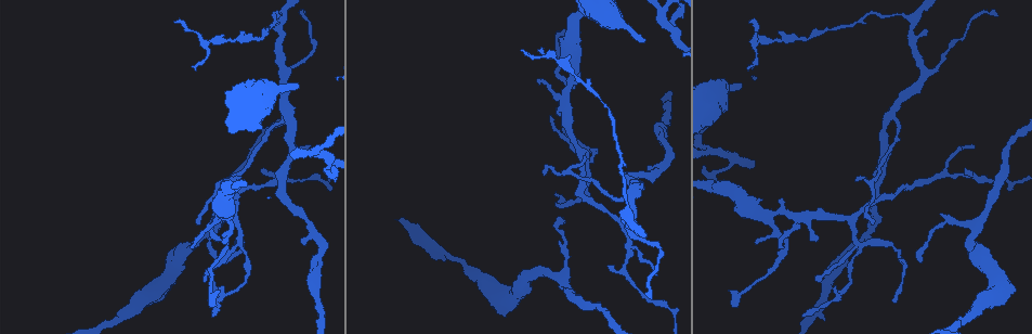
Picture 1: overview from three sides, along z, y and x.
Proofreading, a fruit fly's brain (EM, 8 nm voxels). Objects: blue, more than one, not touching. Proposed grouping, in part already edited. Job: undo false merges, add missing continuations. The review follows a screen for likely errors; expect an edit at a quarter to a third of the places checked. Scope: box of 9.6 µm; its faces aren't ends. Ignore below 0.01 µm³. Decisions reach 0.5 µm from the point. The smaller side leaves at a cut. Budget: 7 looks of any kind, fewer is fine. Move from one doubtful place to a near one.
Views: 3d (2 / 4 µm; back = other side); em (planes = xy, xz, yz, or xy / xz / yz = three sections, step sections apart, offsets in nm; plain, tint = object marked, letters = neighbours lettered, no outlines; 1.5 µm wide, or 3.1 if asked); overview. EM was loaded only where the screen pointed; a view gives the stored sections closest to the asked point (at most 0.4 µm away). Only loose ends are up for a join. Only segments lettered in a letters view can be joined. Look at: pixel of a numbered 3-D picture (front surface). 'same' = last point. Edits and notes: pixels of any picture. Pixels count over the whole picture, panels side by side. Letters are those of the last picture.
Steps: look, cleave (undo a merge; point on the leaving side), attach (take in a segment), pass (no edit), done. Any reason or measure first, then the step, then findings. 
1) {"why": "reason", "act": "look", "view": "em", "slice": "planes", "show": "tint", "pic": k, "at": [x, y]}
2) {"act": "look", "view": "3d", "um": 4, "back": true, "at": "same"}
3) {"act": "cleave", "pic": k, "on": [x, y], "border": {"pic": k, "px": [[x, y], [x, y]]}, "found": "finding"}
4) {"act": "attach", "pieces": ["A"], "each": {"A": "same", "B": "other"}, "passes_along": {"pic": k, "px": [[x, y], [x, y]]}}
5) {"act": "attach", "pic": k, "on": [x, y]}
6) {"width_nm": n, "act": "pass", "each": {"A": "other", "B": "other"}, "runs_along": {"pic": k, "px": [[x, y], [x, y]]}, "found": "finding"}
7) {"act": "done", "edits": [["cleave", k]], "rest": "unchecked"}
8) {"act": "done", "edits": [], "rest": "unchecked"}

{"why": "an open end", "act": "look", "view": "em", "slice": "planes", "show": "letters", "pic": 1, "at": [996, 16]}

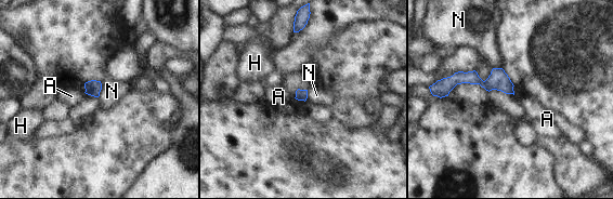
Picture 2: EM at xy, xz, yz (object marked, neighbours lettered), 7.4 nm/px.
{"width_nm": 80, "longest_contact_nm": ["N", 110], "act": "pass", "each": {"A": "other", "H": "other", "N": "other"}, "found": "none of them fits"}

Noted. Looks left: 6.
{"why": "abrupt turn", "act": "look", "view": "em", "slice": "xz", "step": 8, "show": "plain", "pic": 1, "at": [859, 244]}

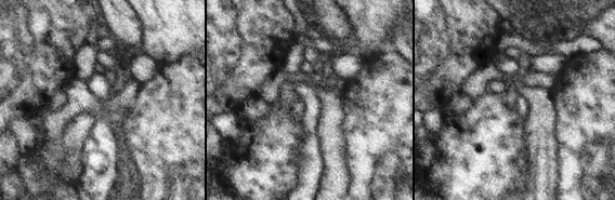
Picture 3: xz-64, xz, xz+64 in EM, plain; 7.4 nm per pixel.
{"act": "look", "view": "em", "slice": "xz", "step": 8, "show": "letters", "at": "same"}

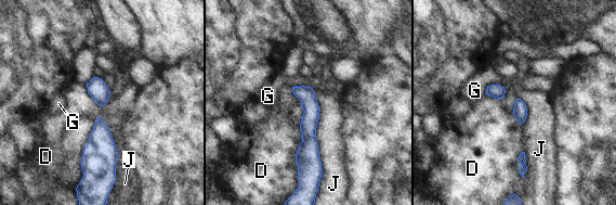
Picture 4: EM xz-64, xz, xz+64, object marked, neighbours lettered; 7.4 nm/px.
{"act": "pass", "each": {"D": "other", "G": "other", "J": "other"}, "runs_along": {"pic": 4, "px": [[296, 89], [309, 102], [303, 167]]}, "found": "all the same neuron"}

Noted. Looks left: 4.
{"why": "an open end", "act": "look", "view": "em", "slice": "planes", "show": "plain", "pic": 1, "at": [738, 83]}

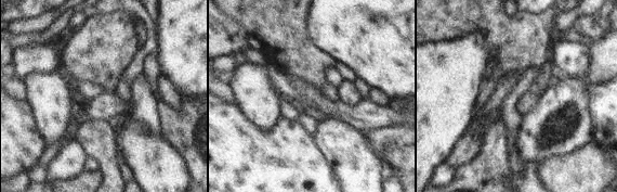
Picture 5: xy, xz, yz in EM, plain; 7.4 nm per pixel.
{"act": "look", "view": "em", "slice": "planes", "show": "letters", "at": "same"}

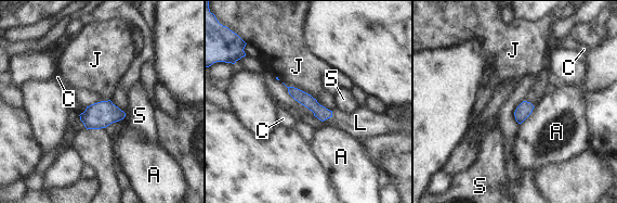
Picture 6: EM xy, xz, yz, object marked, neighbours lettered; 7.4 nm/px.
{"act": "attach", "pieces": ["L"], "each": {"A": "other", "C": "other", "J": "other", "L": "same", "S": "other"}, "passes_along": {"pic": 6, "px": [[322, 113], [331, 114], [360, 123]]}, "found": "it goes on there"}

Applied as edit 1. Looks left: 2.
{"act": "done", "edits": [["attach", 6]], "rest": "unchecked"}

